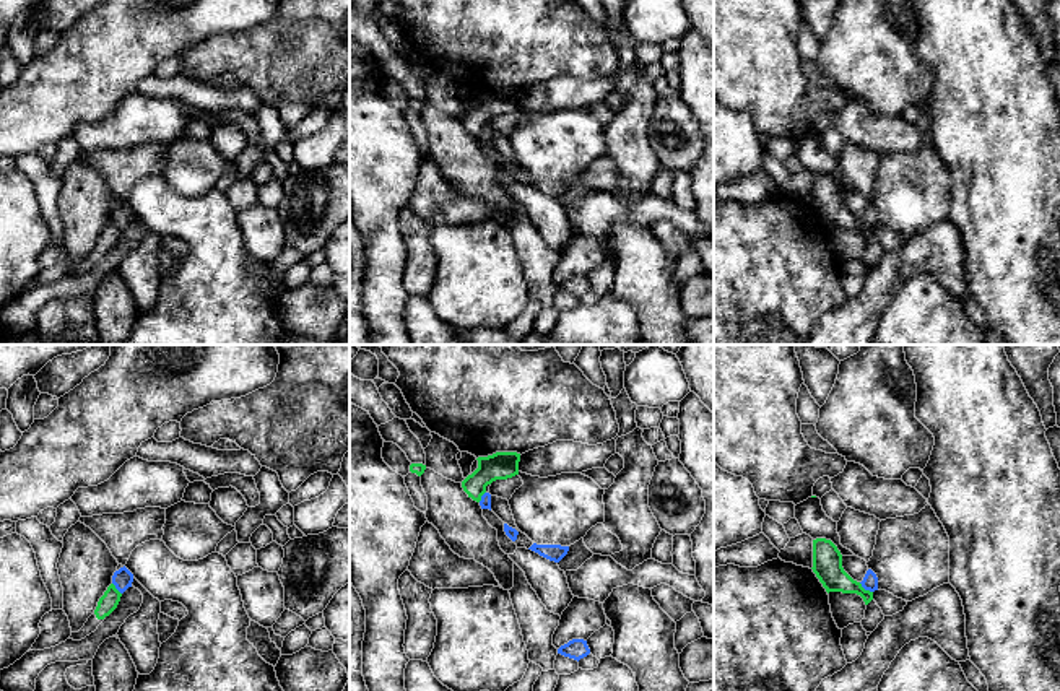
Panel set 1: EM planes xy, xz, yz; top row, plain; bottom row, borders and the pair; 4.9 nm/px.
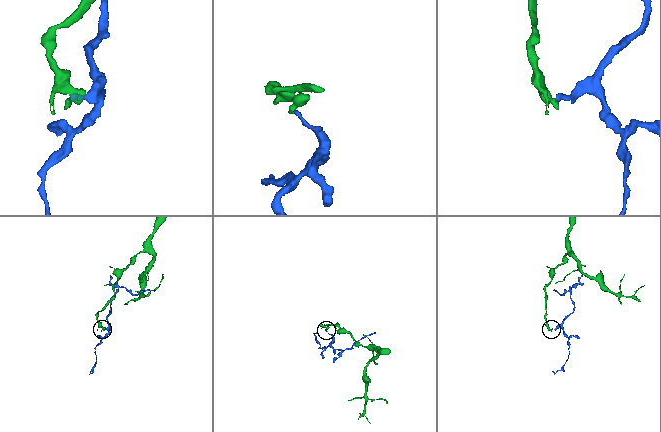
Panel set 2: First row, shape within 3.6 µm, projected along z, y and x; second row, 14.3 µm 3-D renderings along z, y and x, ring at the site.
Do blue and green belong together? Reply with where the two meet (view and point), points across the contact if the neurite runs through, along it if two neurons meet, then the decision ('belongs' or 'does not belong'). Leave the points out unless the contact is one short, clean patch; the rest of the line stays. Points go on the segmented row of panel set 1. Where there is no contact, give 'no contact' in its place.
yz (865, 589) | along yz (859, 582), (872, 592) | does not belong

